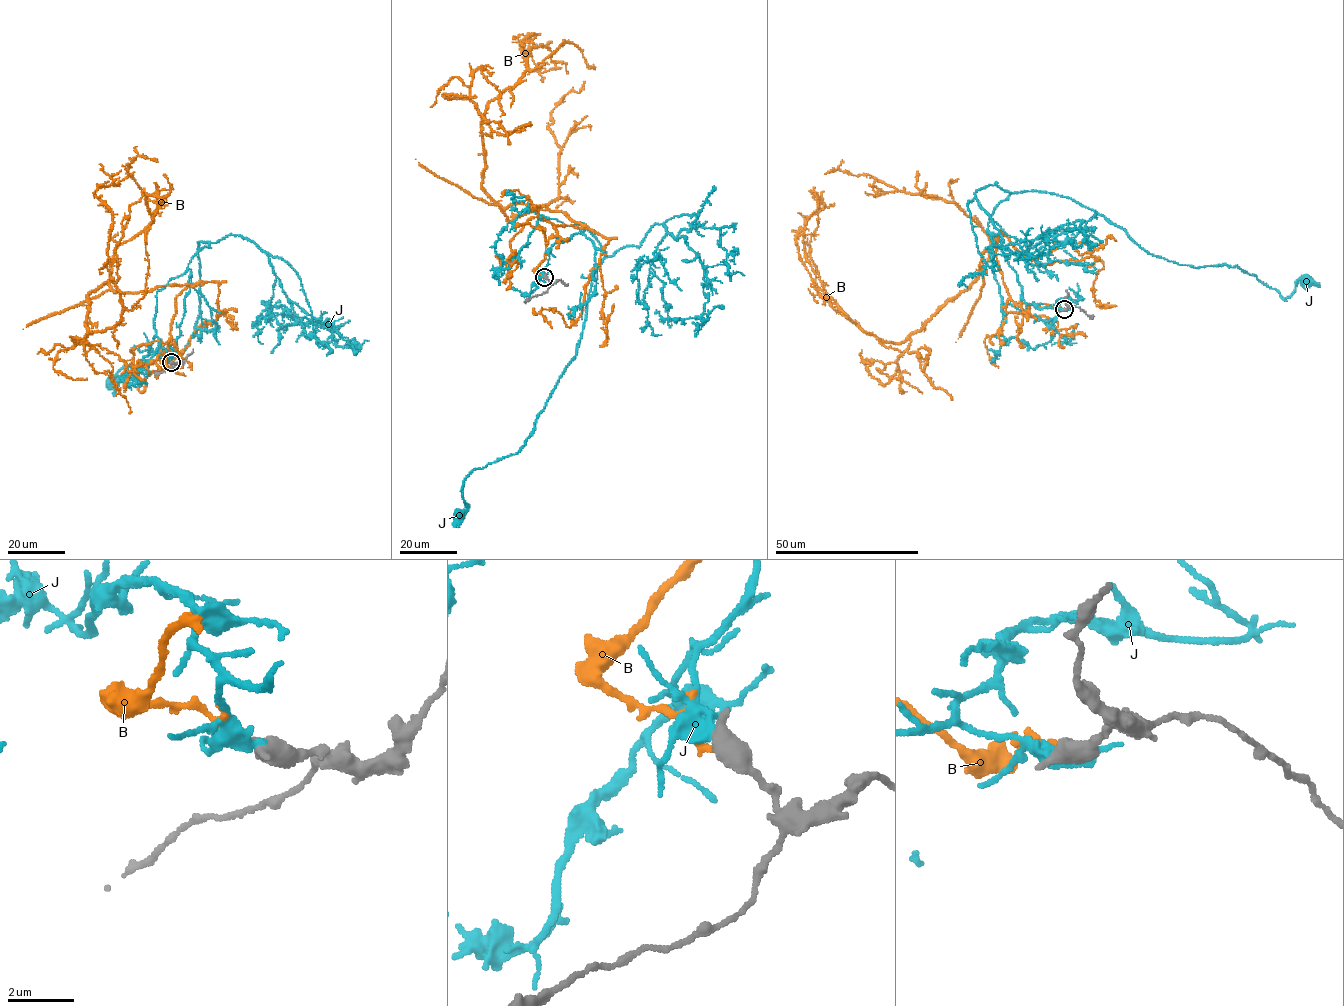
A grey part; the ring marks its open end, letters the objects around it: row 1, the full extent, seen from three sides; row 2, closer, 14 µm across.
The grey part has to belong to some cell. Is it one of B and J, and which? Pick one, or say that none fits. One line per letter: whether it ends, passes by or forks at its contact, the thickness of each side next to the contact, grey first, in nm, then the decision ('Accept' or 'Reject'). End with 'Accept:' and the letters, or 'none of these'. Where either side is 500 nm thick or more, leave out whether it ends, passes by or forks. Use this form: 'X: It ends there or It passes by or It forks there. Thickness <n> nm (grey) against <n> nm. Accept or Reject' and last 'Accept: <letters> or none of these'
B: Thickness 650 nm (grey) against 190 nm. Accept
J: Thickness 650 nm (grey) against 360 nm. Reject
Accept: B

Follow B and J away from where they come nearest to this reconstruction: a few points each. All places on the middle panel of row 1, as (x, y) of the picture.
B: (545, 277), (554, 227), (586, 227), (501, 208), (481, 121), (526, 69), (523, 40), (550, 62)
J: (544, 276), (551, 246), (583, 224), (604, 252), (576, 354), (525, 444), (464, 480), (460, 514)

